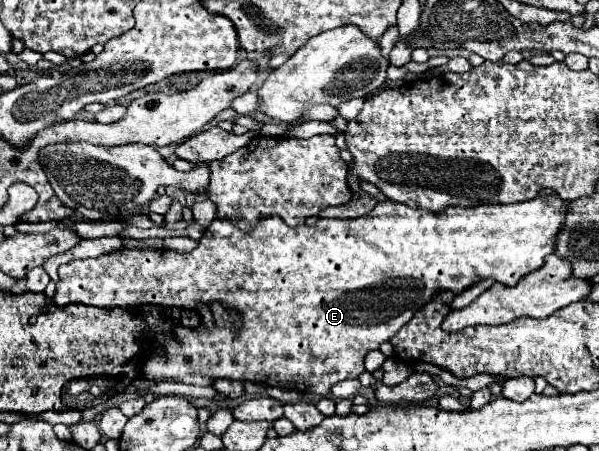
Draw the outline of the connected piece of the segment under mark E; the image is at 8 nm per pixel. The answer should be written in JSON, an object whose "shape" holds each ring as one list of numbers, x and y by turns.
{"shape":[[553,194,553,196,537,196,533,200,527,200,523,204,495,204,495,206,477,206,477,208,455,208,449,206,447,210,443,210,441,214,433,214,431,210,421,210,421,208,409,208,401,202,393,202,393,200,379,200,375,204,375,208,371,212,367,212,365,216,357,216,357,218,317,218,315,226,307,226,301,224,297,228,287,226,285,222,281,222,281,218,271,216,271,218,261,218,261,222,257,222,257,226,249,232,243,234,243,230,237,230,237,222,225,222,223,218,215,218,209,228,203,232,199,246,189,252,189,254,181,254,175,250,117,250,117,252,109,252,103,254,99,258,87,258,87,260,73,260,67,264,59,266,59,282,57,282,57,292,53,296,53,302,57,306,65,306,65,304,89,304,89,306,97,306,97,308,111,308,111,306,119,306,119,308,137,308,139,304,153,304,153,306,161,306,161,308,195,308,197,302,211,302,211,300,219,300,225,306,233,306,243,314,243,326,237,332,229,332,229,330,221,330,217,326,213,328,197,328,197,330,187,330,177,326,175,328,175,338,165,338,165,336,157,336,155,346,157,350,151,352,149,358,145,358,141,372,145,378,149,380,167,380,167,382,183,382,183,384,195,384,195,386,211,386,211,382,215,378,227,378,227,380,251,380,251,382,259,382,265,386,279,386,279,388,287,388,287,390,297,390,297,392,313,392,317,396,327,396,329,388,341,380,347,378,357,378,361,372,365,372,363,366,363,358,367,356,367,352,371,350,379,350,379,346,383,342,389,342,399,330,401,326,405,326,413,314,417,310,421,310,421,306,425,306,427,302,431,302,437,294,441,292,453,292,455,296,465,292,467,288,483,282,483,280,495,280,503,286,515,286,525,274,537,270,543,266,545,256,553,252,555,244,553,238,555,234,561,230,563,226,563,214,565,214,565,206,563,200]]}

